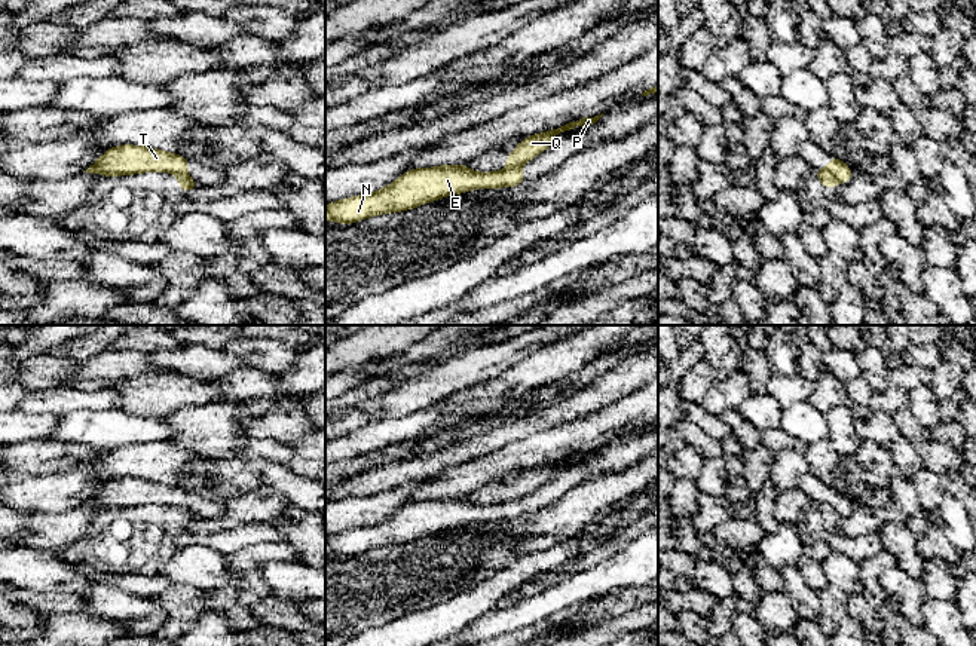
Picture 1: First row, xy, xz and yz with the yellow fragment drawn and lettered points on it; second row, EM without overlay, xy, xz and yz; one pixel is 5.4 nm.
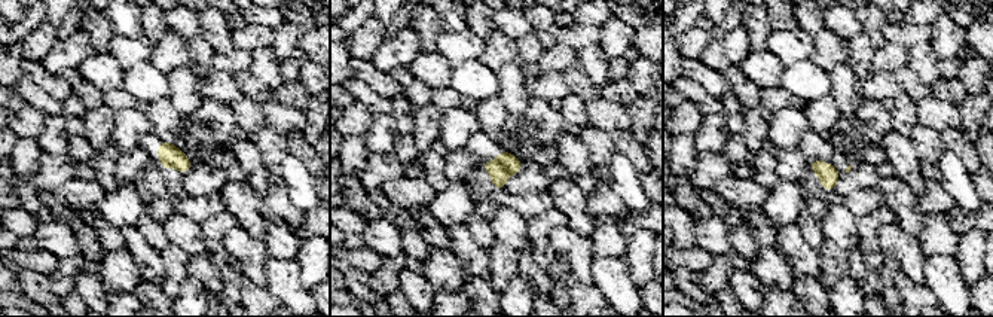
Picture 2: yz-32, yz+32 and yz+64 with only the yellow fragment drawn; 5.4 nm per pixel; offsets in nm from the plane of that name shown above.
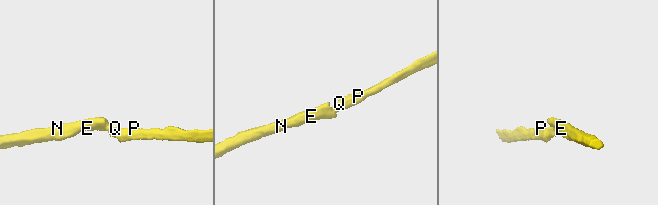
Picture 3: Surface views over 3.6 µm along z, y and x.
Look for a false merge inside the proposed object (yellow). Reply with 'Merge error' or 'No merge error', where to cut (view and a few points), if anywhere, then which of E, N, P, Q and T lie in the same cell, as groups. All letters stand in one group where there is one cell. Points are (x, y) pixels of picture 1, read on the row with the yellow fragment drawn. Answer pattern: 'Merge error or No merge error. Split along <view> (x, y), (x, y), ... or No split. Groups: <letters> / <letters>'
Merge error. Split along xy (177, 174), (189, 177). Groups: E N T / P Q

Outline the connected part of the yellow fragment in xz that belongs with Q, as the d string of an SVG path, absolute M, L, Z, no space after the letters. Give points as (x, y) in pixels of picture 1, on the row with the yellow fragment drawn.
M603 113L594 117L582 117L576 122L569 122L557 129L545 131L536 135L529 135L523 138L517 147L513 149L511 154L505 157L505 163L508 166L524 165L526 162L536 157L544 150L550 149L553 146L553 140L560 132L570 131L575 126L590 126L596 123L602 116Z

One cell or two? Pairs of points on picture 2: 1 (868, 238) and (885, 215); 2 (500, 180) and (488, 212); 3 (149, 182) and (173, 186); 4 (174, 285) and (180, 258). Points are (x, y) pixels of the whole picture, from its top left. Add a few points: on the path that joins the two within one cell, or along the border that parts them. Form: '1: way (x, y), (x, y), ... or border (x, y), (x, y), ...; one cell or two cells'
1: way (868, 232), (879, 219); one cell
2: way (491, 186), (486, 191), (486, 203); one cell
3: way (155, 183), (167, 183); one cell
4: way (174, 279), (176, 264); one cell

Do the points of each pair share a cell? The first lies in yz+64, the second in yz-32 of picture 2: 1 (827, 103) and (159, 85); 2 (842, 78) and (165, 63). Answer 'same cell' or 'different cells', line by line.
1: different cells
2: different cells

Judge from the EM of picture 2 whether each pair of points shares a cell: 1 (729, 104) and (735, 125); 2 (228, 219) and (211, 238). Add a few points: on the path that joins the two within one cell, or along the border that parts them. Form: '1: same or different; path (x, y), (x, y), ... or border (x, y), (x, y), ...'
1: same; path (733, 109), (735, 121)
2: same; path (223, 223), (213, 234)

